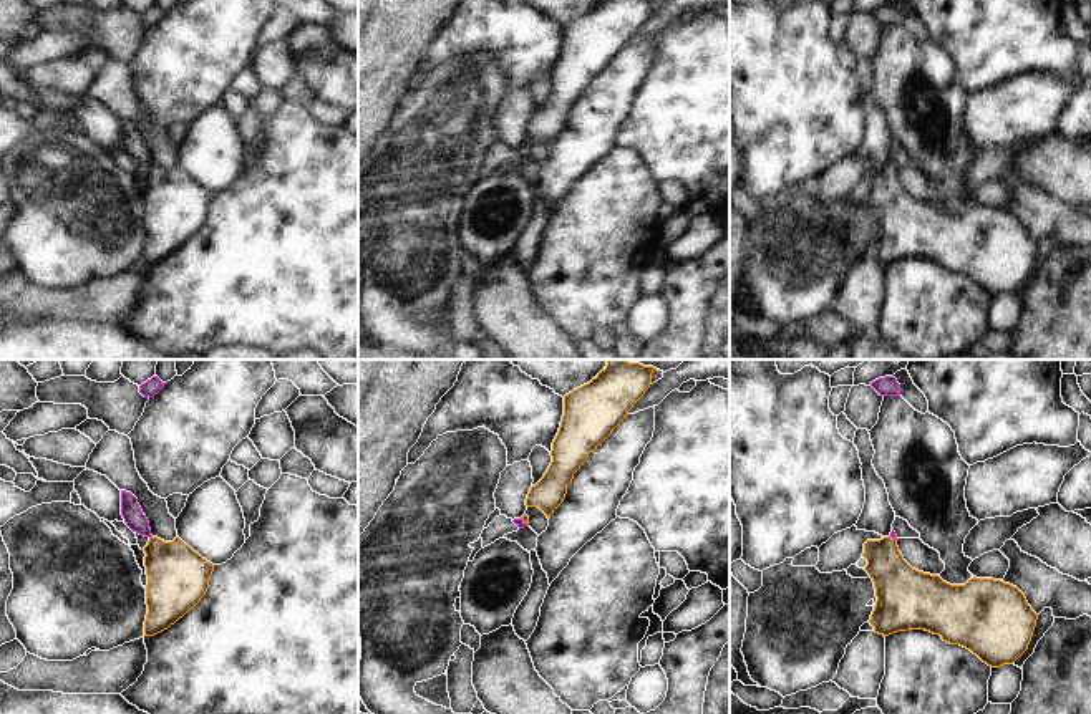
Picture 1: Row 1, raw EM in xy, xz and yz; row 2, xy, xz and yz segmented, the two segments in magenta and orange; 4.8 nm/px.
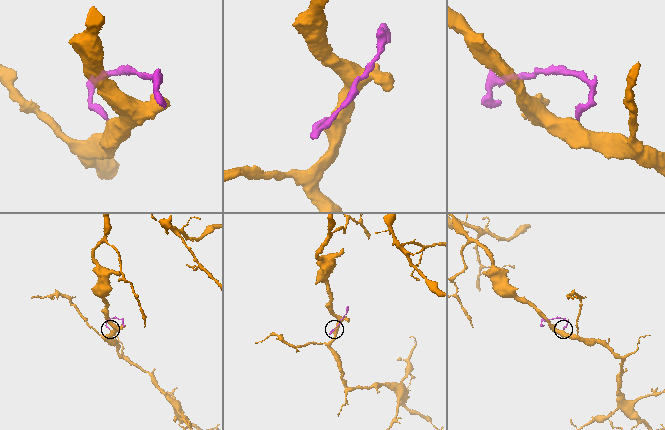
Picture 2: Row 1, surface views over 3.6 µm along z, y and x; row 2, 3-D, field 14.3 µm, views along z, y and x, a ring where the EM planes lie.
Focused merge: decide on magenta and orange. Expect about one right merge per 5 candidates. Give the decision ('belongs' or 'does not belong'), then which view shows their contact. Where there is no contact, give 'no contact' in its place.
belongs; meets magenta in xz

